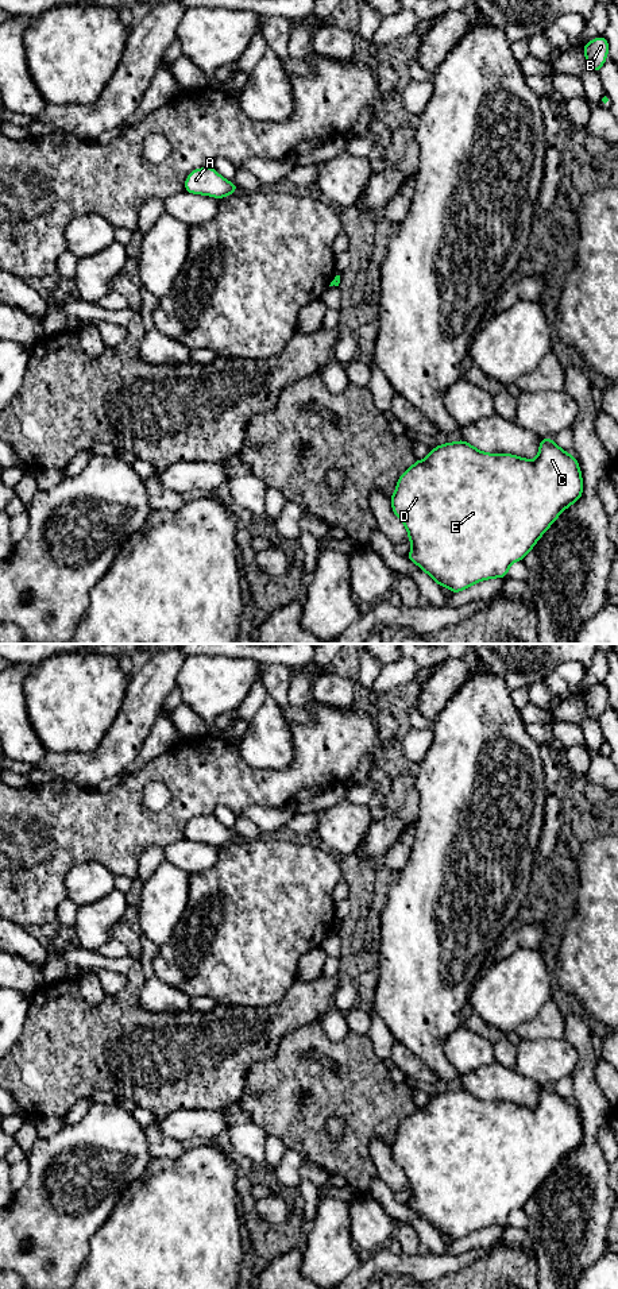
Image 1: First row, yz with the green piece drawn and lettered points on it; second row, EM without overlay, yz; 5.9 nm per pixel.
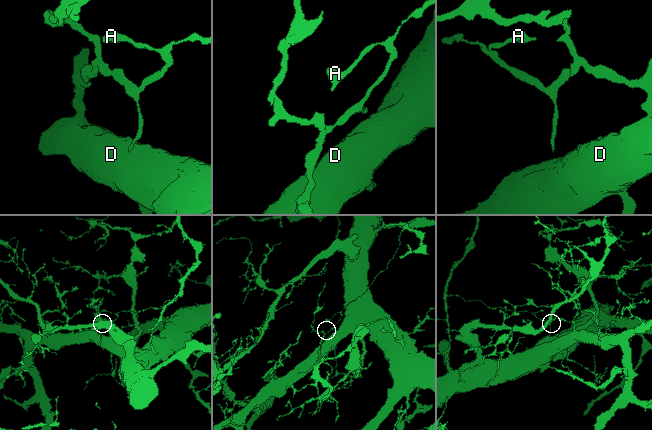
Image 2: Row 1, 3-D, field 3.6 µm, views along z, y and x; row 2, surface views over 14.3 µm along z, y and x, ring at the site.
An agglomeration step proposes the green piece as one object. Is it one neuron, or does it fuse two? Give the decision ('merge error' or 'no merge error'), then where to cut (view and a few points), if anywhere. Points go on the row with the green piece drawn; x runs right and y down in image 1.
merge error; cut in yz along (332, 281), (335, 284)

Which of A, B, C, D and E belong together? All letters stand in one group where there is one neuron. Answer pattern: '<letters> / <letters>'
A / B C D E

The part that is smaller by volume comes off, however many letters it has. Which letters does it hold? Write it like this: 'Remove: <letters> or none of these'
Remove: A

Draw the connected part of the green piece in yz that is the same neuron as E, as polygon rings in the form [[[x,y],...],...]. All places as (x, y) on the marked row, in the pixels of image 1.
[[[540,439],[534,460],[482,452],[459,440],[437,445],[424,460],[416,460],[399,476],[390,501],[394,514],[408,530],[412,545],[408,559],[455,594],[482,580],[507,576],[509,567],[524,560],[556,518],[582,494],[583,479],[576,458],[561,449],[553,439]]]

